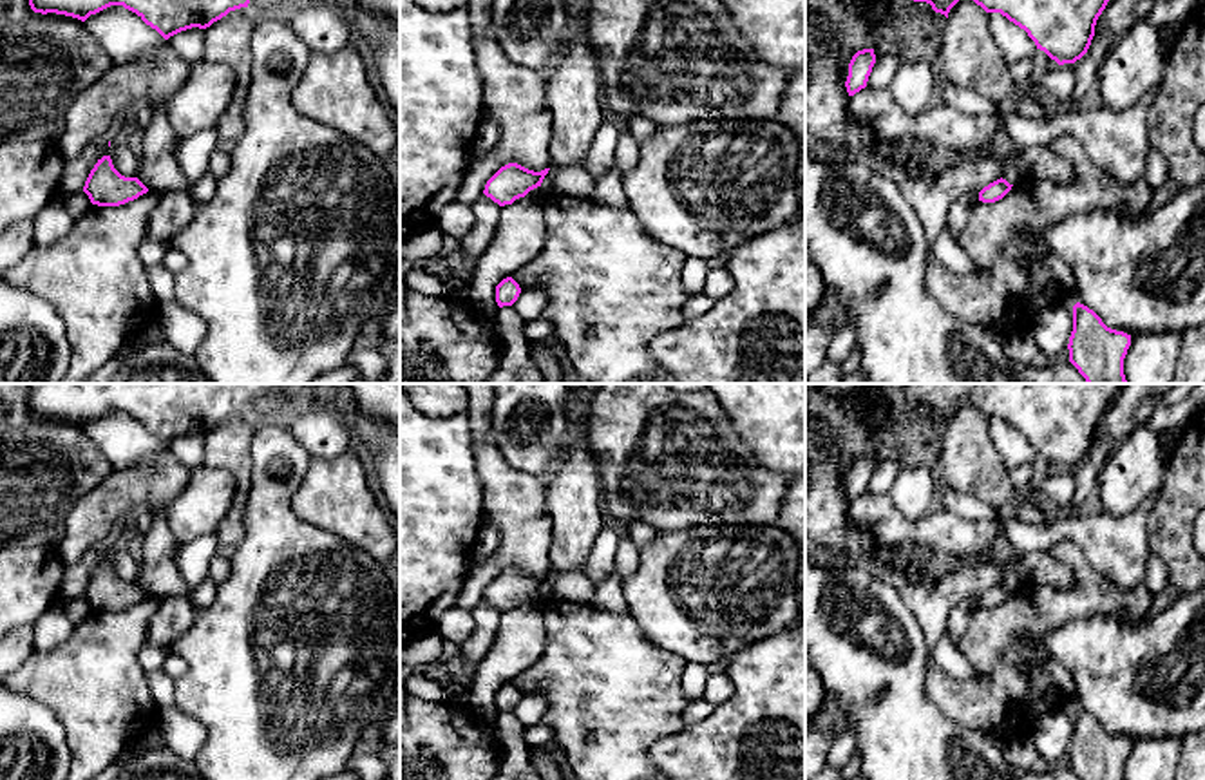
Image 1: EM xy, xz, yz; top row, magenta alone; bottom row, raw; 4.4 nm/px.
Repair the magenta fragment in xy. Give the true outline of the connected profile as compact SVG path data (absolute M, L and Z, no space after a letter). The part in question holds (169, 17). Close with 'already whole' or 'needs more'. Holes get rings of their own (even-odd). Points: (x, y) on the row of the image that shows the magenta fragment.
M29 0L34 13L56 13L81 22L110 5L123 5L165 40L192 27L206 29L248 4L250 0Z; already whole

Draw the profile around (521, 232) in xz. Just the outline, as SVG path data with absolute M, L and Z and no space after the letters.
M537 186L501 206L496 233L478 261L467 293L489 331L496 331L496 286L534 259L546 241L545 205L546 194Z

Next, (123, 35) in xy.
M110 5L85 20L87 31L101 43L114 63L127 63L165 38L147 25L141 16L123 5Z

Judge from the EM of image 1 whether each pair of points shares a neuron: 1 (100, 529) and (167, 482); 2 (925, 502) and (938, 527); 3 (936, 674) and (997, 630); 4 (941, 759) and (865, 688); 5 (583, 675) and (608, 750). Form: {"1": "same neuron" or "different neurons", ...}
{"1": "same neuron", "2": "different neurons", "3": "same neuron", "4": "same neuron", "5": "same neuron"}

